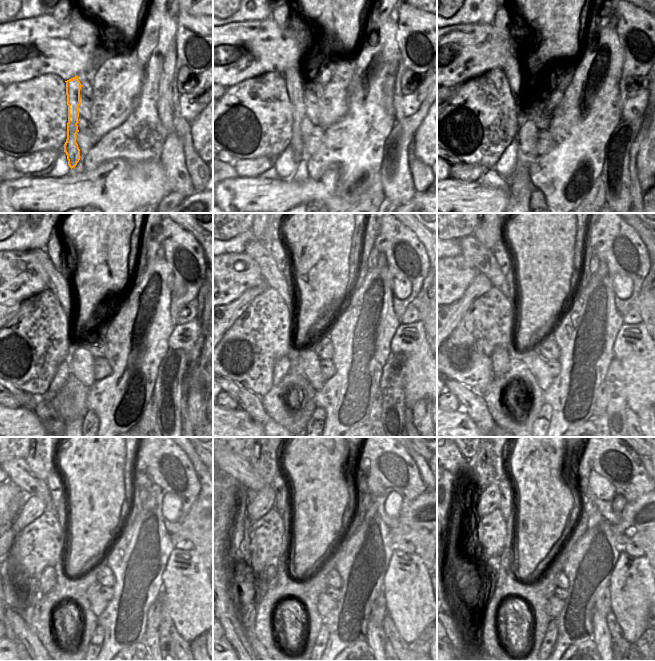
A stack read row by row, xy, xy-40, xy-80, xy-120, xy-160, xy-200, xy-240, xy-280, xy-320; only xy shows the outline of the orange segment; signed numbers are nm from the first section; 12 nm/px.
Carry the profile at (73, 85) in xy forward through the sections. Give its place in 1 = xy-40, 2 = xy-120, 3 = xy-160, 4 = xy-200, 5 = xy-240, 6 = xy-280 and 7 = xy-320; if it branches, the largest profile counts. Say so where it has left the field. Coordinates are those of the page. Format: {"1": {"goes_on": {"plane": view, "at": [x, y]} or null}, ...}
{"1": {"goes_on": {"plane": "xy-40", "at": [295, 85]}}, "2": {"goes_on": {"plane": "xy-120", "at": [62, 288]}}, "3": {"goes_on": {"plane": "xy-160", "at": [256, 250]}}, "4": {"goes_on": {"plane": "xy-200", "at": [483, 259]}}, "5": {"goes_on": {"plane": "xy-240", "at": [18, 471]}}, "6": {"goes_on": {"plane": "xy-280", "at": [233, 465]}}, "7": {"goes_on": {"plane": "xy-320", "at": [457, 464]}}}

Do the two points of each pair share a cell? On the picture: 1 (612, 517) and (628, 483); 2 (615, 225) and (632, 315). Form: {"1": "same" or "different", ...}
{"1": "same", "2": "different"}

